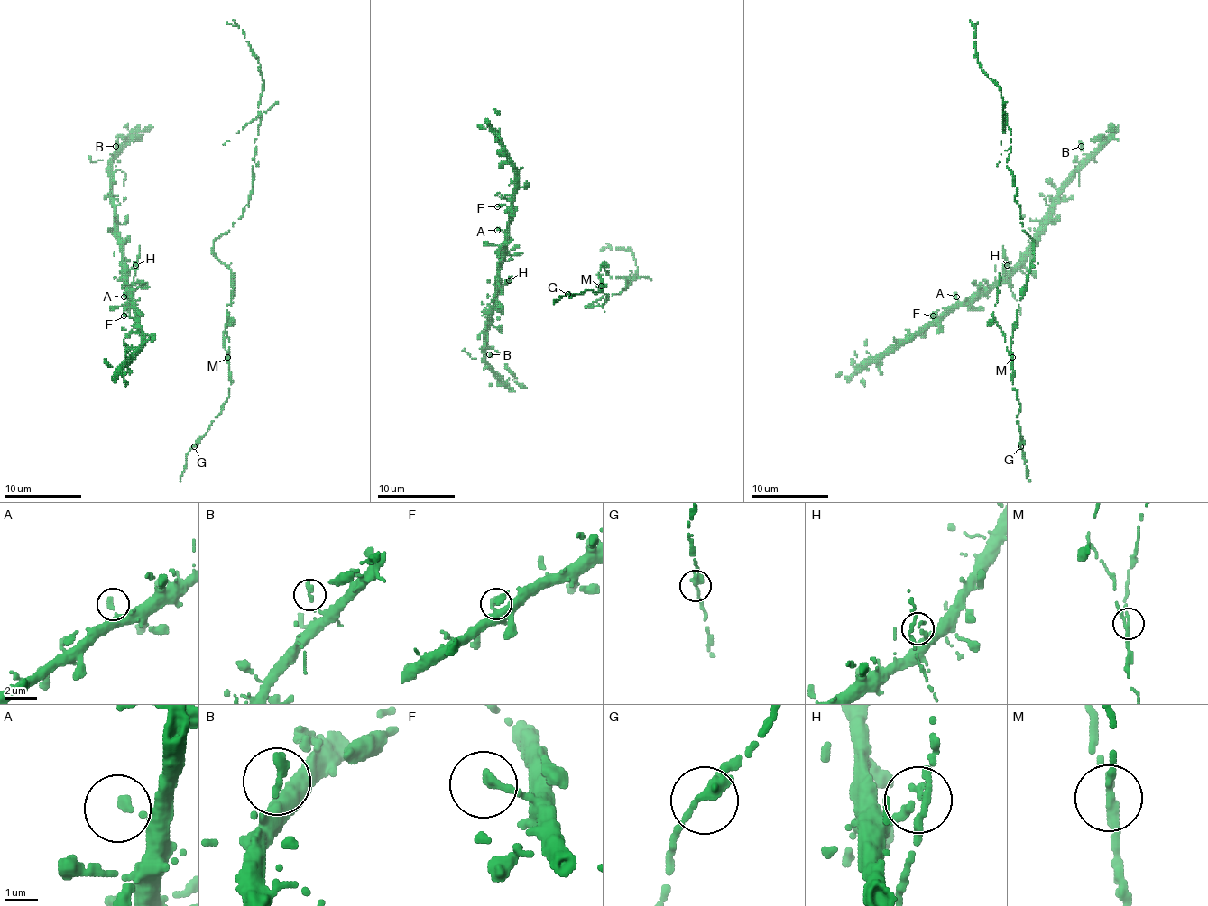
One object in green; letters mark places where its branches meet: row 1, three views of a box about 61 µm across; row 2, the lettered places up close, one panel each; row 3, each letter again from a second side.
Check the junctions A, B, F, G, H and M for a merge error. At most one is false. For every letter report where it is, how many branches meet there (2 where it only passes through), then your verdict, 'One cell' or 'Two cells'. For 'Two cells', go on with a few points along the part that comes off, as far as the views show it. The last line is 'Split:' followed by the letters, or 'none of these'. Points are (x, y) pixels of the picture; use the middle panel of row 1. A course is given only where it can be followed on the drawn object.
A: Place: (497, 230). Branches: 1. One cell
B: Place: (489, 354). Branches: 2. One cell
F: Place: (497, 206). Branches: 1. One cell
G: Place: (567, 294). Branches: 2. One cell
H: Place: (509, 280). Branches: 3. One cell
M: Place: (601, 286). Branches: 2. Two cells. Course of the part to remove: (601, 286), (604, 302), (586, 307), (618, 294), (635, 275), (631, 251), (601, 251)
Split: M

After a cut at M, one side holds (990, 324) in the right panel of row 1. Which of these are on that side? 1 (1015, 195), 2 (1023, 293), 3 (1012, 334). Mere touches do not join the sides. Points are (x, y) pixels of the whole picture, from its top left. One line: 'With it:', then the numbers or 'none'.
With it: none

